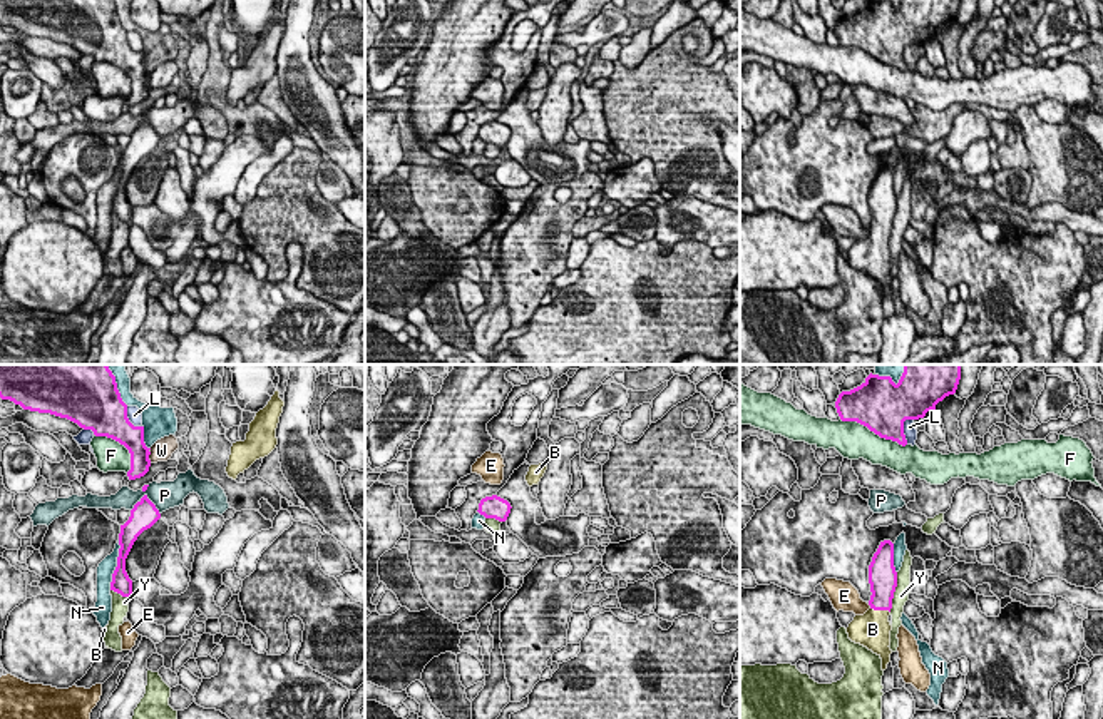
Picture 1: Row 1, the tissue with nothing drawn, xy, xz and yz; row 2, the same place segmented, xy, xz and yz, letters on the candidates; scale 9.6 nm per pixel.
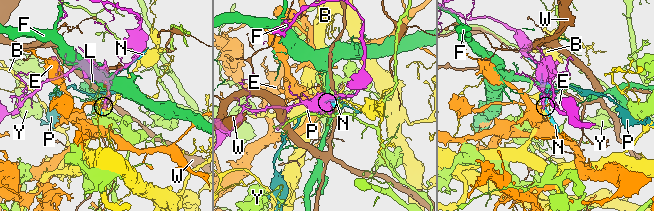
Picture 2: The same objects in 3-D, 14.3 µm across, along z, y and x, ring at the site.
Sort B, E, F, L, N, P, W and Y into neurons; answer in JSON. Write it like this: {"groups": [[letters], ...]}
{"groups": [["B"], ["E"], ["F"], ["L"], ["N"], ["P"], ["W"], ["Y"]]}

